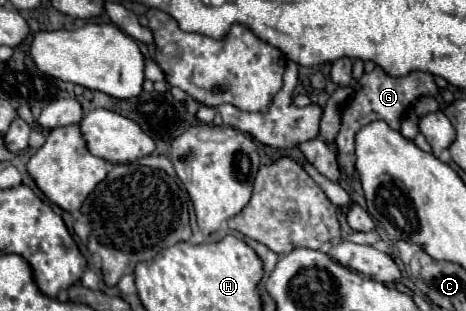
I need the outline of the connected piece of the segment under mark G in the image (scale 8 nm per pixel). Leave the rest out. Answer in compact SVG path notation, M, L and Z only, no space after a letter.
M376 67L374 71L362 75L360 85L362 85L362 89L354 95L352 103L342 113L340 133L336 135L338 161L340 161L342 169L348 173L348 177L354 175L354 161L356 161L356 155L354 155L354 137L356 137L356 131L360 131L360 127L364 127L364 125L368 125L372 121L382 119L392 129L400 129L402 115L410 109L410 105L414 103L414 99L418 99L418 95L432 95L432 97L438 95L438 87L436 87L432 75L422 73L422 71L414 71L414 73L408 73L404 77L390 77L384 69Z

